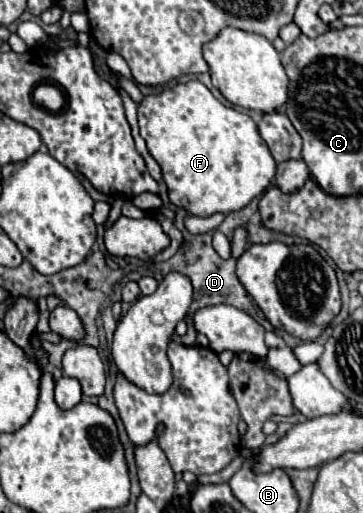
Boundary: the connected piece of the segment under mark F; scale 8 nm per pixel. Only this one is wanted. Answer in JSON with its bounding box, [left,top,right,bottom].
[139,80,275,218]

